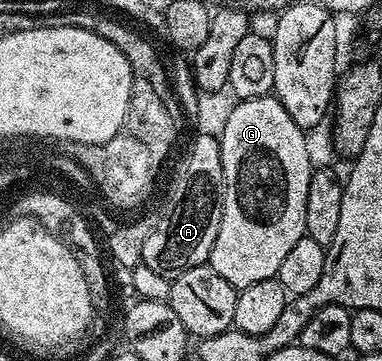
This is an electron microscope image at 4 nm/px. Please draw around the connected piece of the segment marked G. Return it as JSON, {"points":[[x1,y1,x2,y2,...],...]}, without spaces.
{"points":[[252,97,237,102,229,110,227,122,220,134,222,147,222,218,216,231,216,243,210,252,209,265,235,289,241,291,260,280,277,278,280,263,300,239,306,236,306,204,310,186,310,149,306,146,307,134,284,111,278,98]]}

